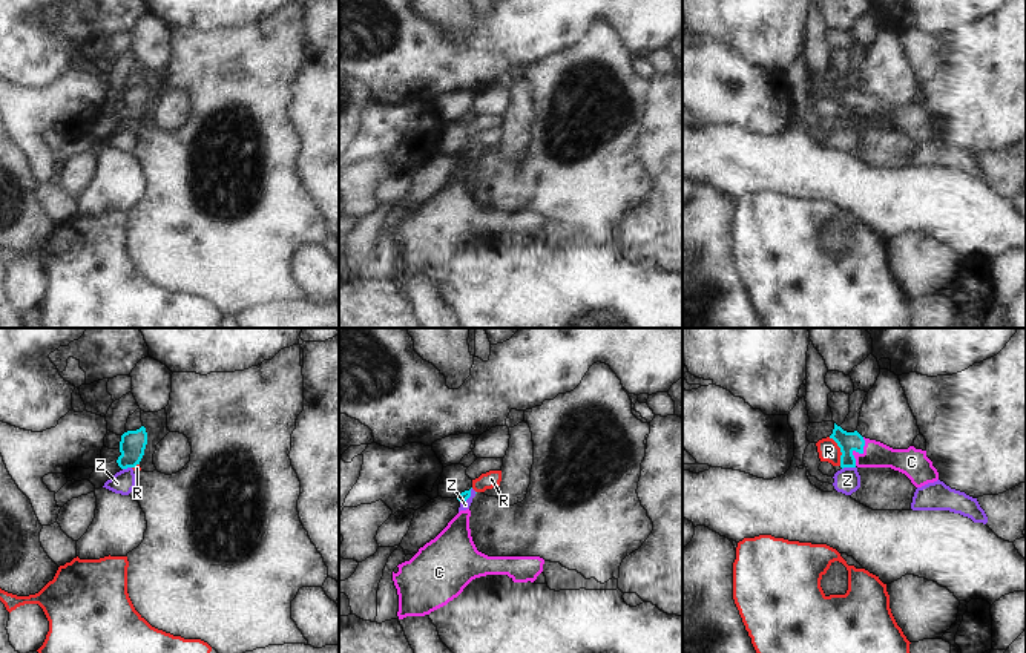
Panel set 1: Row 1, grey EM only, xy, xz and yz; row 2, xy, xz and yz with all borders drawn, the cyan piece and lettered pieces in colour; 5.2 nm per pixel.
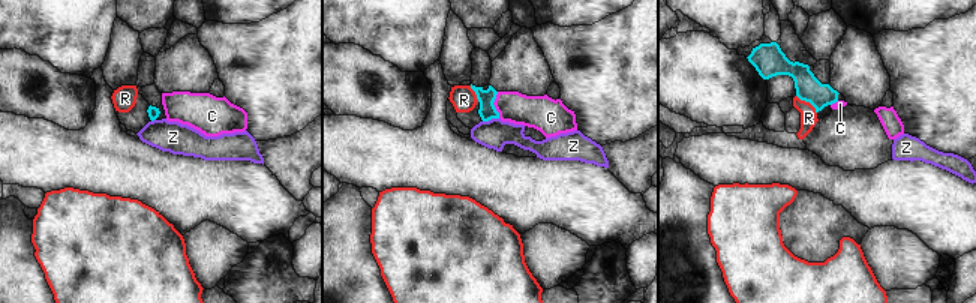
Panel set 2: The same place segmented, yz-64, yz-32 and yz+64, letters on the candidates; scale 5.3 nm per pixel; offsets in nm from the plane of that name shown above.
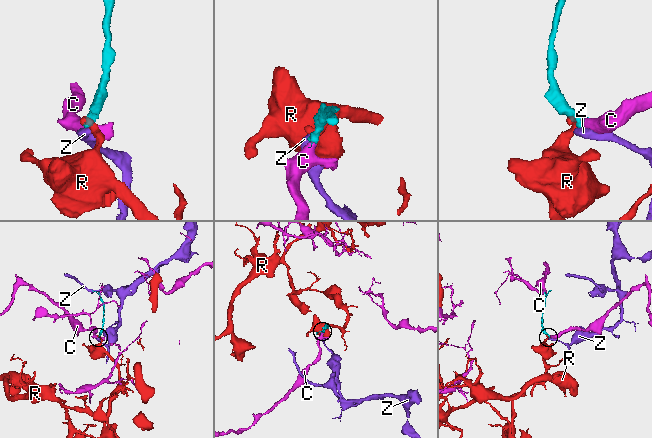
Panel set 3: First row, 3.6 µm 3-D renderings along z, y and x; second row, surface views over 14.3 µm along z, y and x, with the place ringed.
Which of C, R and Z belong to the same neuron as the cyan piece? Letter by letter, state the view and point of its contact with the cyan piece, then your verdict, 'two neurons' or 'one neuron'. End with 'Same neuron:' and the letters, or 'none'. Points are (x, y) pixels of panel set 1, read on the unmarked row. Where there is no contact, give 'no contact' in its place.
C: yz (858, 108) | one neuron
R: yz (841, 108) | two neurons
Z: yz (848, 123) | two neurons
Same neuron: C

